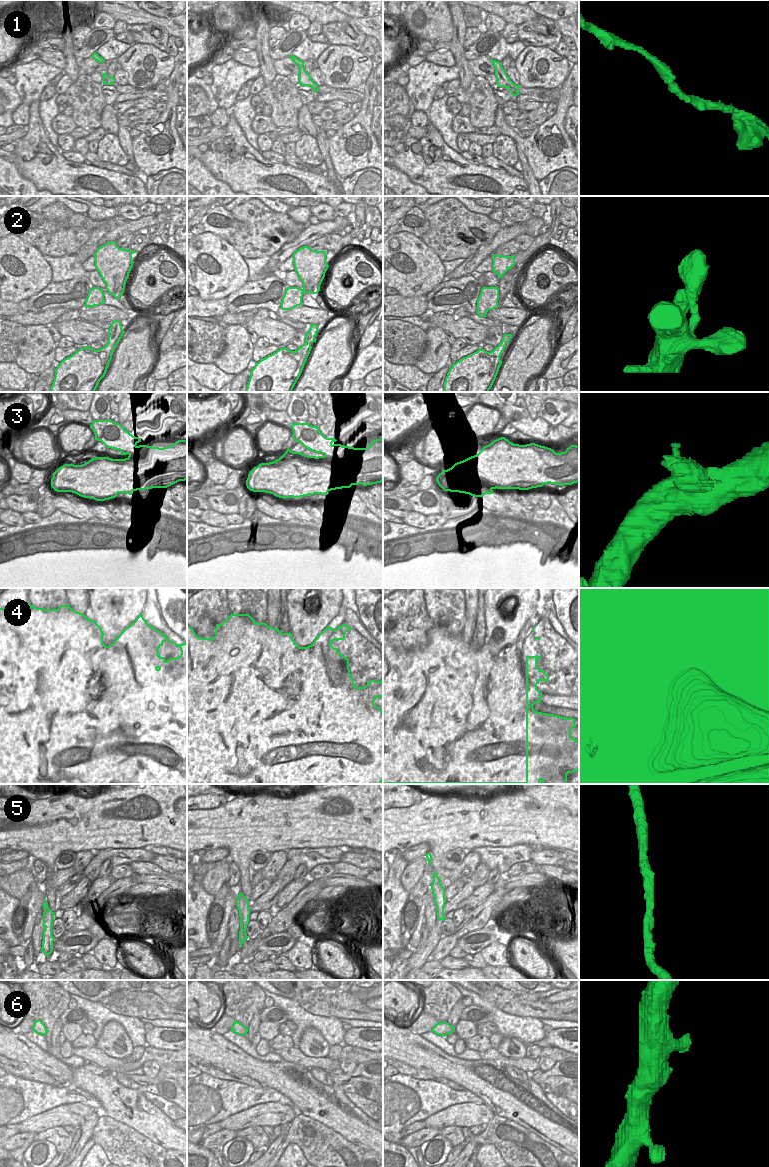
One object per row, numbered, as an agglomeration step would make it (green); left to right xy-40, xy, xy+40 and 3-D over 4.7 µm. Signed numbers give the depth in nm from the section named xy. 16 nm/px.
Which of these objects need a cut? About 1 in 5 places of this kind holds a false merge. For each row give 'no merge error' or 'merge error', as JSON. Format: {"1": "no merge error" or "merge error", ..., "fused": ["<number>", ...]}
{"1": "no merge error", "2": "no merge error", "3": "no merge error", "4": "no merge error", "5": "no merge error", "6": "no merge error", "fused": []}

